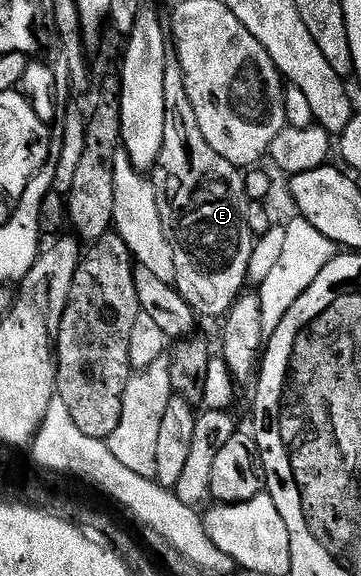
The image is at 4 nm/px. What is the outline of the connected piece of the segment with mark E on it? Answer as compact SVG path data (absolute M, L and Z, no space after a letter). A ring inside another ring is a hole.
M172 49L167 50L165 55L163 88L164 130L160 151L152 166L152 180L157 193L156 205L161 225L172 247L172 284L179 295L194 308L195 314L221 318L230 310L231 303L243 292L248 281L247 267L256 237L249 230L247 221L250 194L246 191L241 168L214 151L201 134L196 111L193 110L187 88L184 87L183 69L178 54Z

